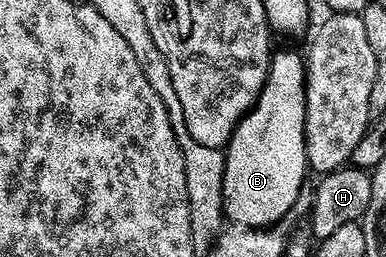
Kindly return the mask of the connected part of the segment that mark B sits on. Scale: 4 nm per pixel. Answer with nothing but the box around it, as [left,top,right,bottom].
[224,50,310,229]

